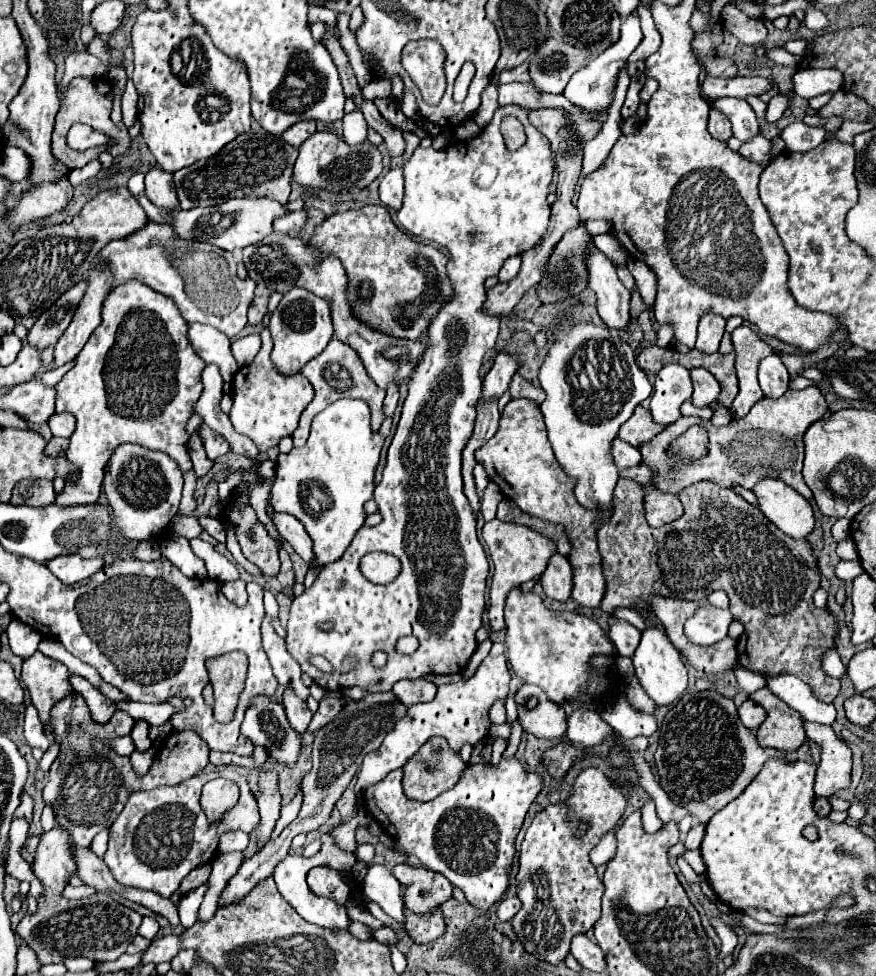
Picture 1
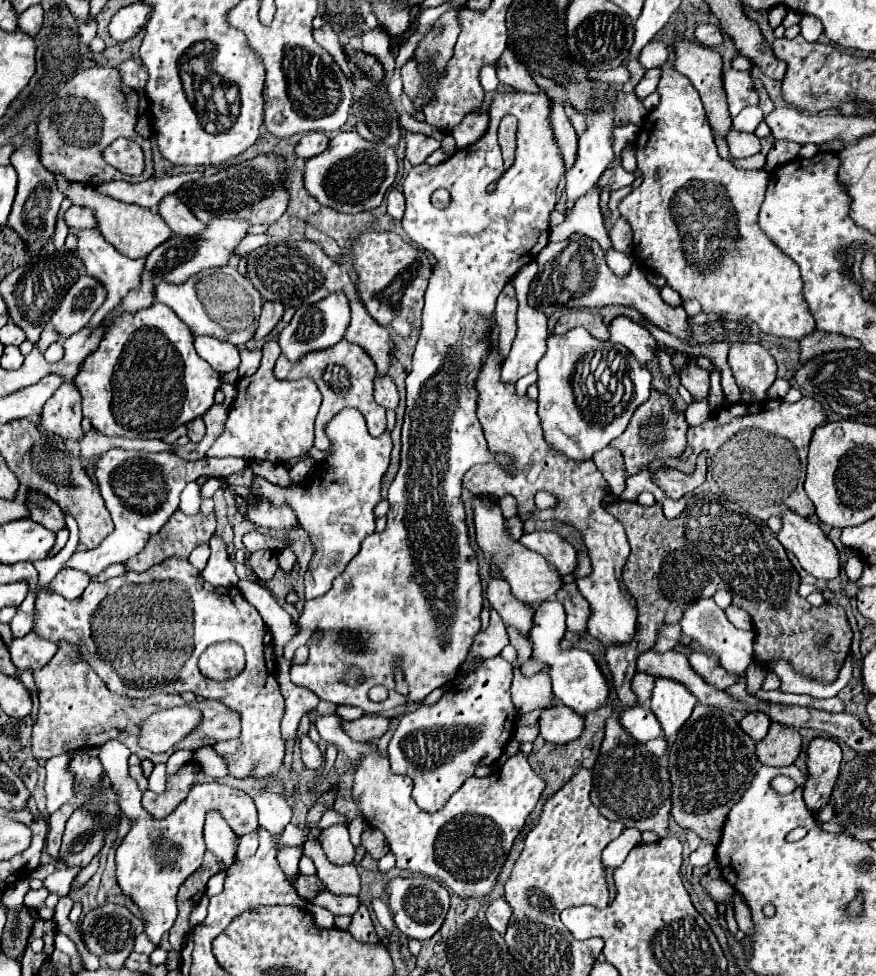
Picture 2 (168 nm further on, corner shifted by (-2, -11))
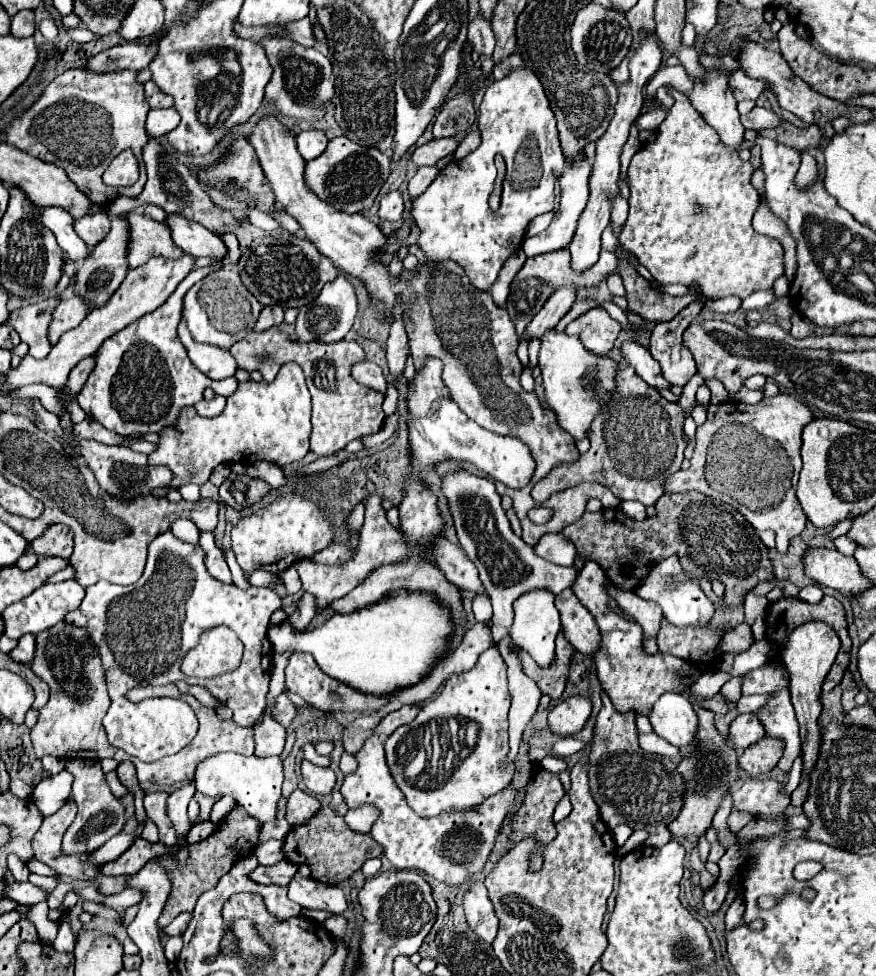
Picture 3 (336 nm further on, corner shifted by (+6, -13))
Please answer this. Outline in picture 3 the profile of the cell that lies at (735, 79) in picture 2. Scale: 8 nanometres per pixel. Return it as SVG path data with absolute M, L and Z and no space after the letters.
M733 70L730 73L729 87L732 87L734 97L738 101L742 101L742 99L758 99L764 91L770 89L770 85L766 81L752 79L752 77L748 77L742 70Z

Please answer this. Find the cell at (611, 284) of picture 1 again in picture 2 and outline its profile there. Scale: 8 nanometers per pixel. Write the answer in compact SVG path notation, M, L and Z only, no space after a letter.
M618 315L610 321L608 329L610 329L610 341L624 345L630 353L634 353L640 365L646 365L648 361L654 359L656 339L646 327L638 325L636 321L624 315Z

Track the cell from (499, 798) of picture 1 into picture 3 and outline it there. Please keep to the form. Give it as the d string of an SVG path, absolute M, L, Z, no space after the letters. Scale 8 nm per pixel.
M372 735L364 747L356 753L358 769L352 775L346 775L342 785L344 801L350 809L362 807L364 803L372 803L380 809L380 817L374 823L370 835L376 843L382 845L384 855L396 869L412 869L422 871L438 881L448 885L462 885L472 875L482 871L494 841L498 837L500 825L508 815L516 793L506 787L500 793L488 797L478 809L466 813L446 813L440 817L416 817L416 813L408 807L402 791L396 787L386 759L384 759L384 745L378 735Z

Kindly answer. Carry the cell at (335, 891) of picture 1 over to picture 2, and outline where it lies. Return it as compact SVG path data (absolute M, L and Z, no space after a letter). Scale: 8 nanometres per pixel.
M300 875L294 887L296 887L296 893L308 901L312 899L312 895L316 895L316 891L320 891L320 887L324 887L324 883L316 875Z

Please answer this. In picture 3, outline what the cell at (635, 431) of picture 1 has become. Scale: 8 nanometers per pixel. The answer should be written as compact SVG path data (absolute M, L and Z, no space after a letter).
M620 365L616 371L616 393L604 407L604 413L596 415L588 431L590 449L572 465L556 465L552 473L534 485L532 499L540 505L552 493L584 481L596 481L608 487L620 501L640 501L646 507L656 505L664 495L666 477L676 473L684 459L684 419L686 411L680 405L666 401L660 391L642 381L630 365Z

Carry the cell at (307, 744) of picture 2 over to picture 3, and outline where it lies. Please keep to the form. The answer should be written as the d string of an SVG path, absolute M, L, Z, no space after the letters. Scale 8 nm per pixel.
M310 761L302 763L302 775L304 775L304 783L312 793L318 795L328 795L332 793L334 785L336 785L336 775L332 769L324 769L324 767L316 767Z

